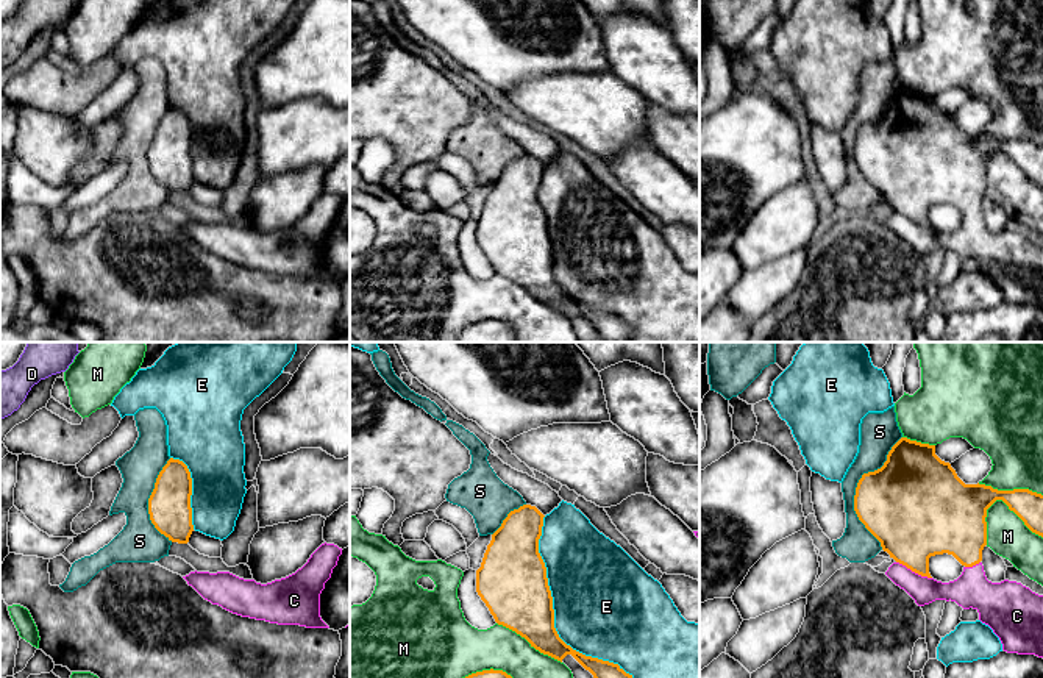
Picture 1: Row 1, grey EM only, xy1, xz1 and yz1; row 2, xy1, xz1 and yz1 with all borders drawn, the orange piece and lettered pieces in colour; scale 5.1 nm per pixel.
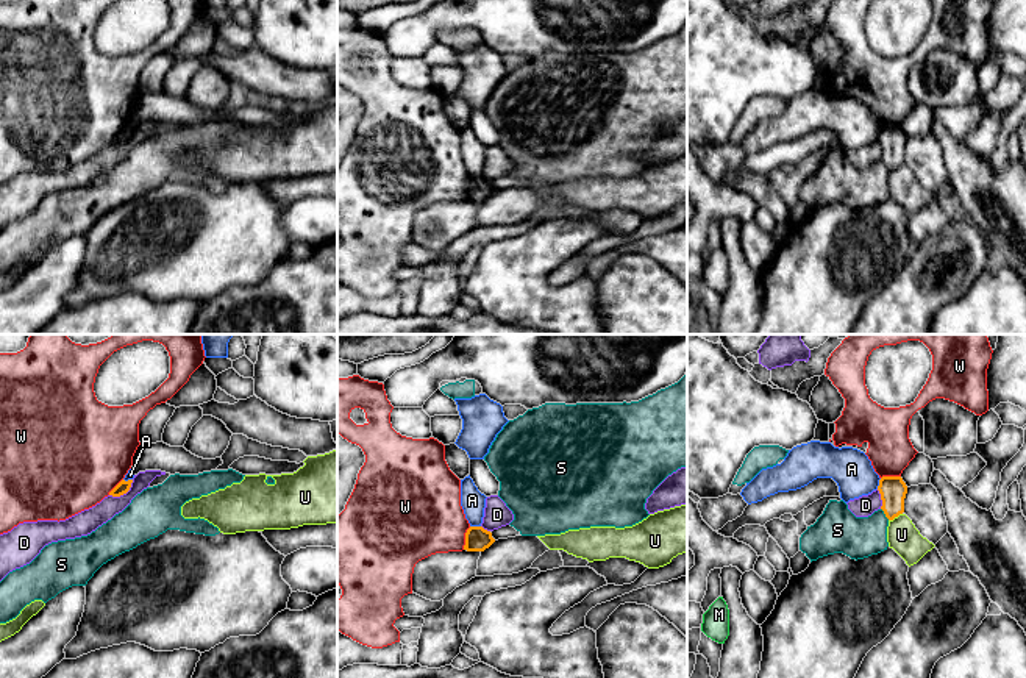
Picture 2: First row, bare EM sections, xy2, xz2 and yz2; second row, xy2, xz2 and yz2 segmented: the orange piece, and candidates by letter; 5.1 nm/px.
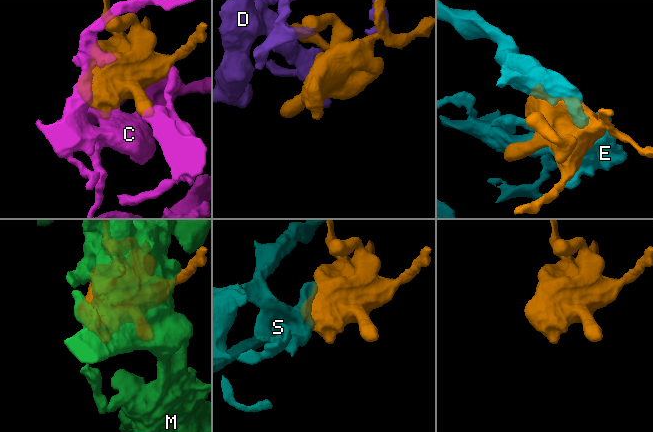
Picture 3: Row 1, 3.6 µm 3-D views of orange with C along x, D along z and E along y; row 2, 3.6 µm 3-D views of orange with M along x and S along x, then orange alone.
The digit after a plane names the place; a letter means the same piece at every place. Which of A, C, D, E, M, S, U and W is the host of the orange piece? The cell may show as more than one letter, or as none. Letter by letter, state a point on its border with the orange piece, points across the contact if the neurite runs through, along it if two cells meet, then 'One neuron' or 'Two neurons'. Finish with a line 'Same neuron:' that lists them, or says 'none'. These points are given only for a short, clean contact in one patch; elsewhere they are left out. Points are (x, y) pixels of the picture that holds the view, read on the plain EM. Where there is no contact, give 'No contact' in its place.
A: Touches orange at xz2 (475, 177). Boundary: xz2 (470, 175), (480, 177). Two neurons
C: Touches orange at yz1 (914, 221). One neuron
D: Touches orange at xy2 (124, 142). Two neurons
E: Touches orange at xz1 (553, 269). Two neurons
M: Touches orange at yz1 (1014, 161). Two neurons
S: Touches orange at yz1 (856, 138). Two neurons
U: Touches orange at yz2 (895, 166). Two neurons
W: Touches orange at xz2 (466, 188). Two neurons
Same neuron: C

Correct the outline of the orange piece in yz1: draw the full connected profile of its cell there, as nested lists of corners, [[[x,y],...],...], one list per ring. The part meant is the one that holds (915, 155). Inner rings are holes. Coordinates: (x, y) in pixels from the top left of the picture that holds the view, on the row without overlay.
[[[901,87],[888,102],[884,116],[874,122],[863,123],[859,130],[854,145],[854,161],[865,178],[881,192],[882,200],[895,209],[885,225],[904,239],[918,256],[935,250],[951,250],[963,259],[973,258],[979,262],[979,270],[988,275],[999,287],[1004,302],[1043,308],[1043,245],[1032,242],[1016,231],[988,231],[981,212],[982,200],[987,195],[987,159],[996,150],[1002,150],[1032,183],[1043,187],[1041,144],[1029,139],[998,141],[979,133],[965,134],[951,114],[935,105],[935,95]],[[943,203],[952,205],[963,216],[962,225],[949,233],[937,231],[929,223],[929,208]]]

